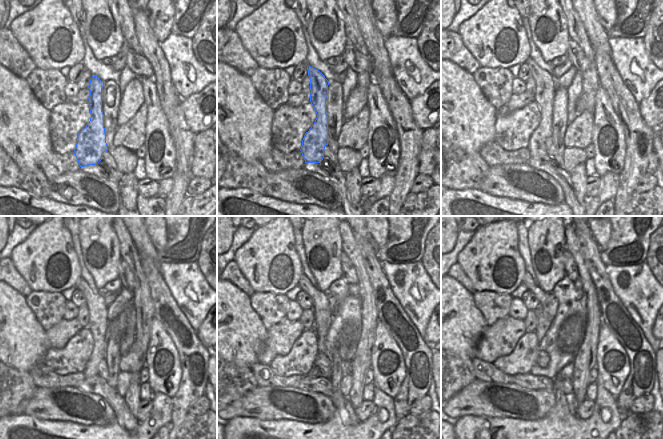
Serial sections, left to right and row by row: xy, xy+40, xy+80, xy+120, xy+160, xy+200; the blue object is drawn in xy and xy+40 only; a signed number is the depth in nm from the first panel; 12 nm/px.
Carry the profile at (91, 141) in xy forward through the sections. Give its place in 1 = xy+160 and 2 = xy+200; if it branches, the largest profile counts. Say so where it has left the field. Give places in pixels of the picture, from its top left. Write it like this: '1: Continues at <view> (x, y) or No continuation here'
1: Continues at xy+160 (322, 314)
2: Continues at xy+200 (543, 297).

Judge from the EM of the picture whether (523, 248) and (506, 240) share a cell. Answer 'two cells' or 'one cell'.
two cells

